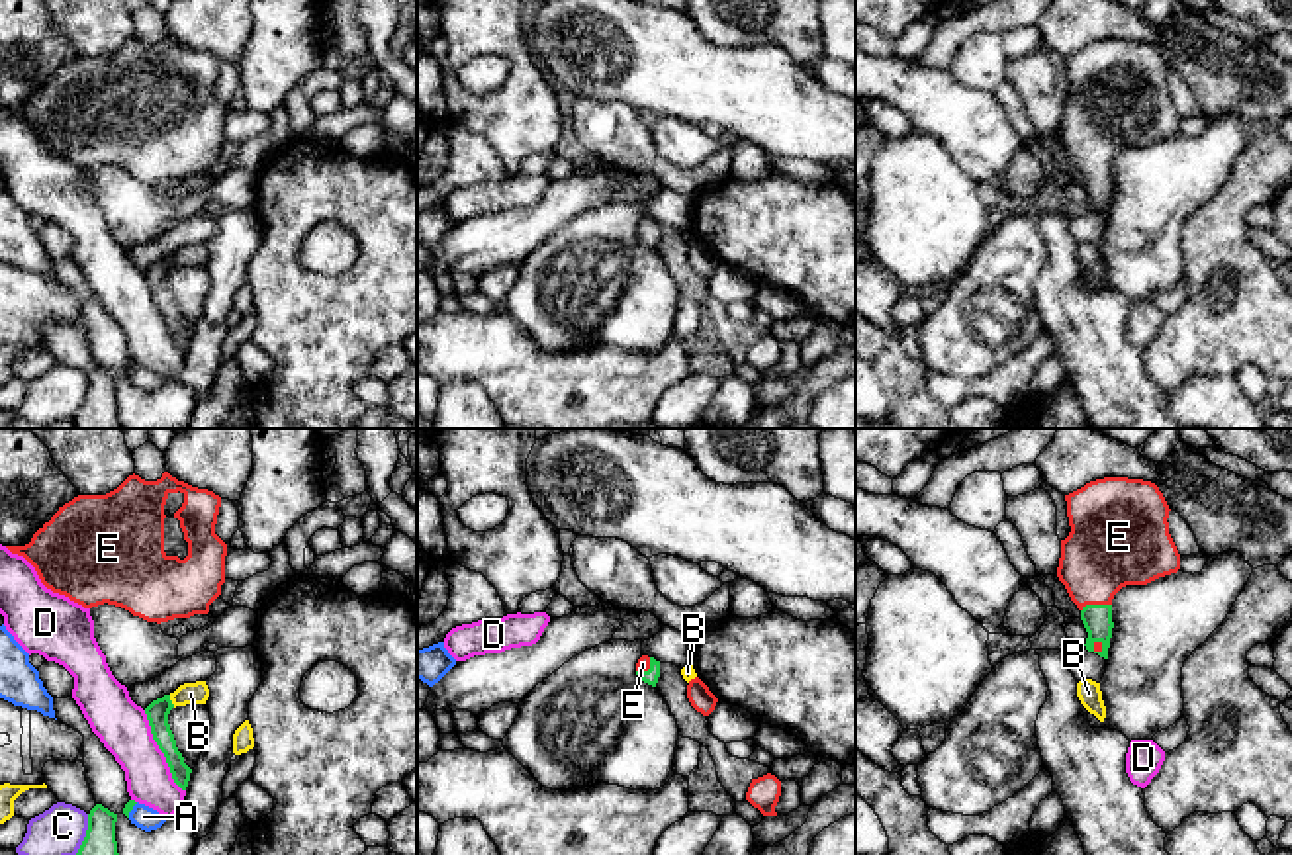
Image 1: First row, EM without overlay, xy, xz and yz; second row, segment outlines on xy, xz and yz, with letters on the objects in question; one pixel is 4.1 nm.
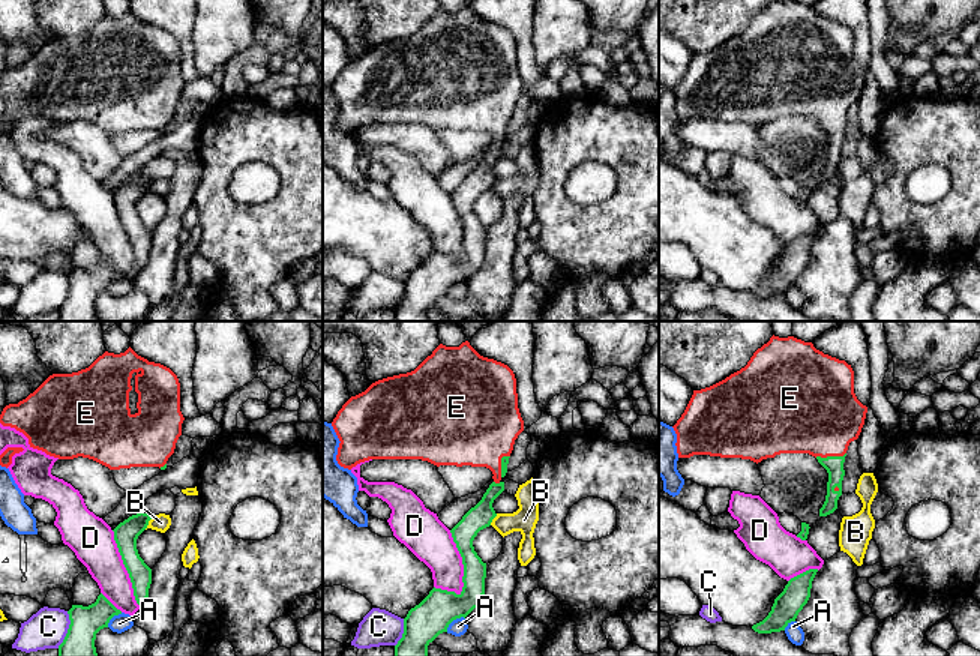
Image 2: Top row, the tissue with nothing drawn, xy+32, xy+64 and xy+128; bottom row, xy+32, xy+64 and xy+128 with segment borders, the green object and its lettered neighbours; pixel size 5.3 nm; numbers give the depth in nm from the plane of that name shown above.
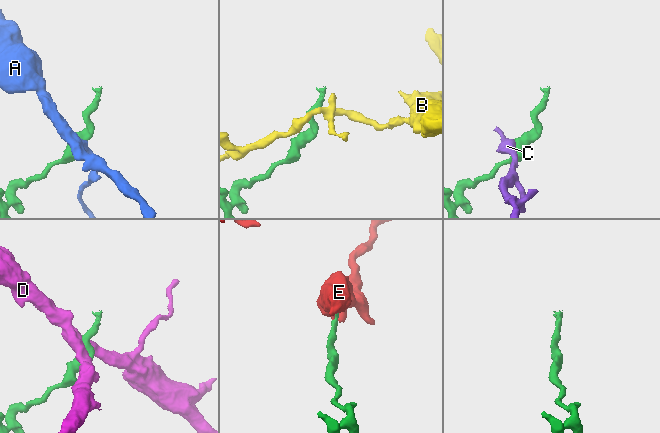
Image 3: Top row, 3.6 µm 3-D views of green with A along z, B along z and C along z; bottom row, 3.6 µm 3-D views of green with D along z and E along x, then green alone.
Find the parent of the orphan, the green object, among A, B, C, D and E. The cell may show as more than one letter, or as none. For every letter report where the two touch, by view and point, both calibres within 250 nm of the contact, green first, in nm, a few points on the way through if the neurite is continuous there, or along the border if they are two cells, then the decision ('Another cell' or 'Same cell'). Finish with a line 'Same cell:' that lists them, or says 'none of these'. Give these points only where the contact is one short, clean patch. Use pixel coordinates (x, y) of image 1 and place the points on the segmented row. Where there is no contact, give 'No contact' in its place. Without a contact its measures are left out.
A: Touches green at xy (132, 809). Thickness 40 nm (green) against 90 nm. Boundary: xy (138, 803), (128, 816). Another cell
B: Touches green at xy (171, 701). Thickness 100 nm (green) against 100 nm. Boundary: xy (169, 695), (175, 707). Another cell
C: Touches green at xy (87, 834). Thickness 130 nm (green) against 200 nm. Boundary: xy (89, 814), (85, 840), (75, 854). Another cell
D: Touches green at xy (161, 750). Thickness 100 nm (green) against 220 nm. Another cell
E: Touches green at yz (1095, 605). Thickness 120 nm (green) against 340 nm. Path across: yz (1097, 619), (1095, 605), (1095, 564), (1108, 546). Same cell
Same cell: E

